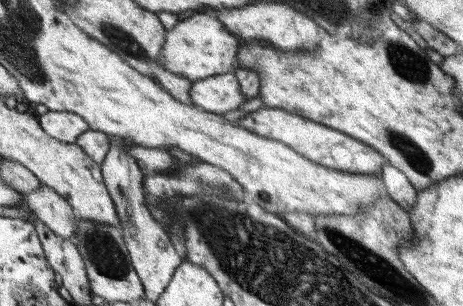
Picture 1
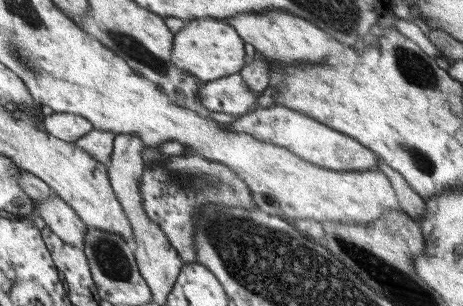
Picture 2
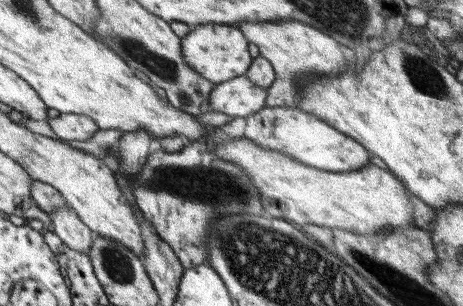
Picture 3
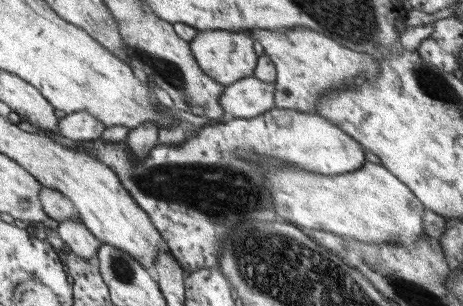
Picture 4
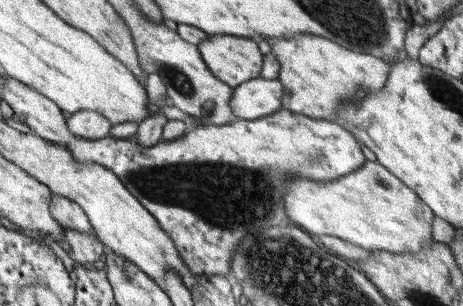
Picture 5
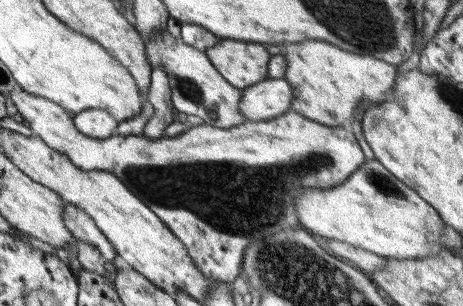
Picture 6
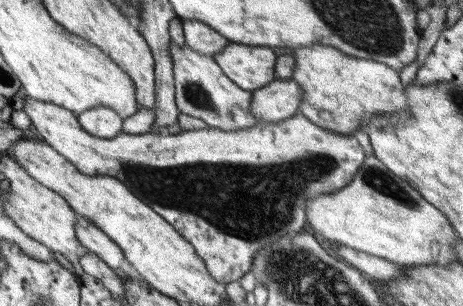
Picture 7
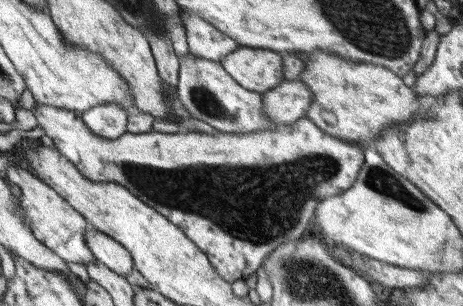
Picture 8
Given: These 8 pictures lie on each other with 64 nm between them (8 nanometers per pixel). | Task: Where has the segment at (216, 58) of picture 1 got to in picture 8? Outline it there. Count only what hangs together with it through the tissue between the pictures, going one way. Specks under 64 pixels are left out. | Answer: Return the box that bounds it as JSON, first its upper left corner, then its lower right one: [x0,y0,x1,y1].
[219,46,285,94]

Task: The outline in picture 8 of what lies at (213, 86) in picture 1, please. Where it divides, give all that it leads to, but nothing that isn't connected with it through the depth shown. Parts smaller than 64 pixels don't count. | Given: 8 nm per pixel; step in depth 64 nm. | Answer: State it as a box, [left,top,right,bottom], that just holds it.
[261,80,313,124]

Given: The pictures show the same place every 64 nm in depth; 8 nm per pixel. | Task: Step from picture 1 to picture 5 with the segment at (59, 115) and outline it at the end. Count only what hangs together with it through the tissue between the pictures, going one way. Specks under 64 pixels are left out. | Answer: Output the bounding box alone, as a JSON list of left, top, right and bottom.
[65,110,111,140]

